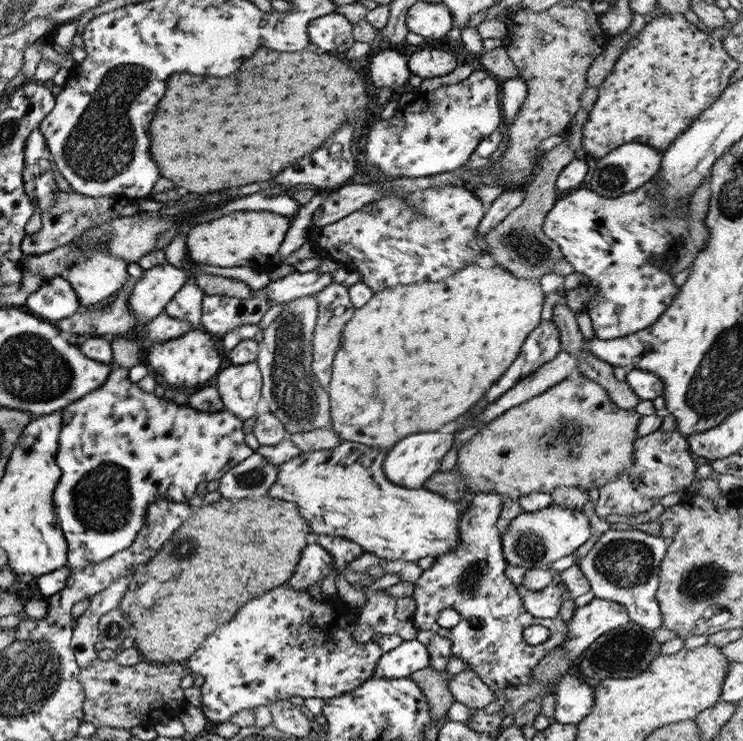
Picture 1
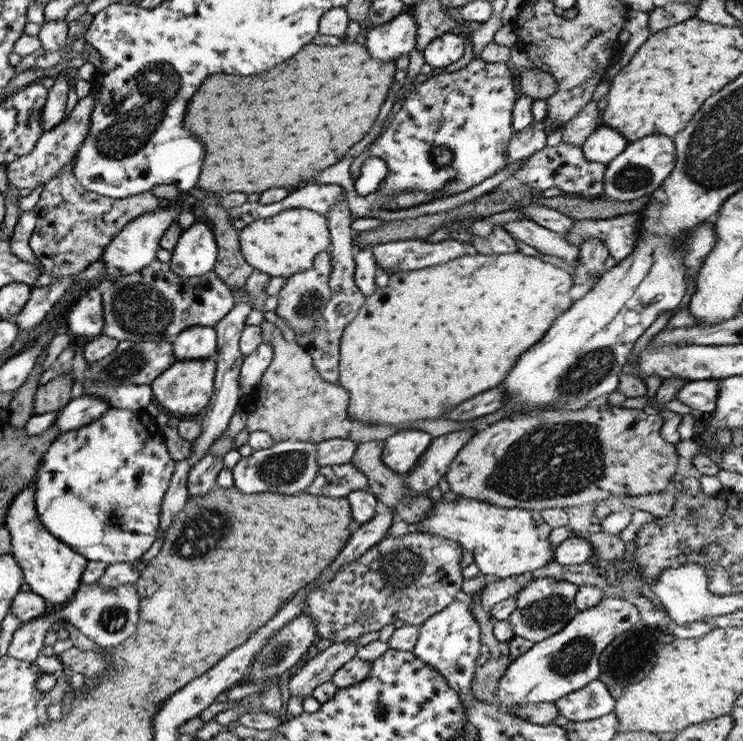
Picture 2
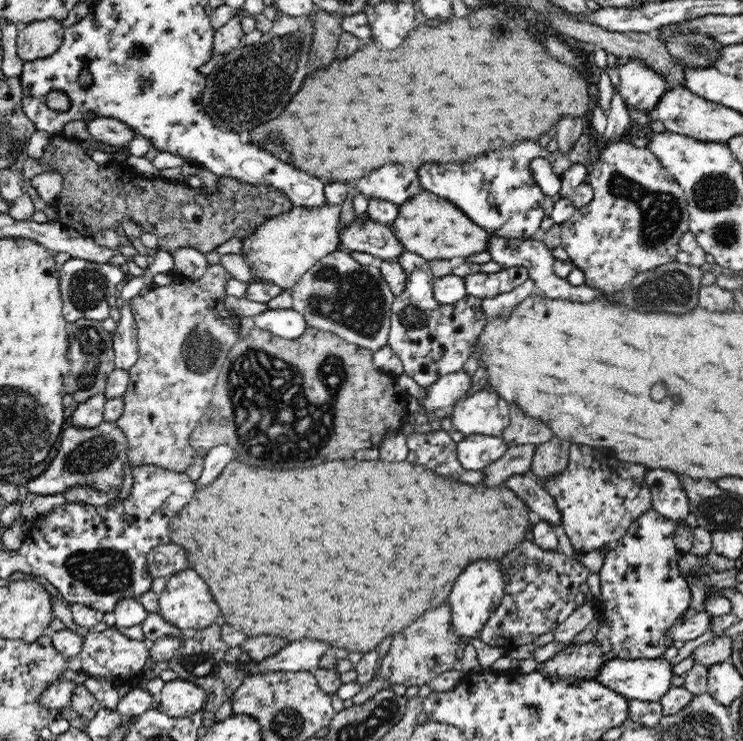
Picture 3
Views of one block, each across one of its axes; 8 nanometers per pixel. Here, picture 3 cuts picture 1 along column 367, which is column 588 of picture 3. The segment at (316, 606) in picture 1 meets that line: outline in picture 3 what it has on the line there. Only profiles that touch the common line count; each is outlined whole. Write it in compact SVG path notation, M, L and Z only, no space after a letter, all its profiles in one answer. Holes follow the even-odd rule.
M653 509L630 524L628 532L605 554L599 573L602 598L599 603L606 622L600 620L594 642L570 645L548 661L538 663L535 670L556 678L595 680L608 660L664 657L666 648L673 645L666 630L688 611L692 600L692 590L678 567L680 550L673 539L678 526L678 522L664 519Z

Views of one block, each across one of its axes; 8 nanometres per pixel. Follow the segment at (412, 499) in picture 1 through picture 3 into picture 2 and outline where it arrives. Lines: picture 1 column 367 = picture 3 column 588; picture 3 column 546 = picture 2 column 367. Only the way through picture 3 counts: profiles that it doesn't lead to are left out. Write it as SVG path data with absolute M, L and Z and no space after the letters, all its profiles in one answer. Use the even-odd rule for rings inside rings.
M350 463L321 467L305 492L340 499L355 490L369 491L369 484L366 476Z

